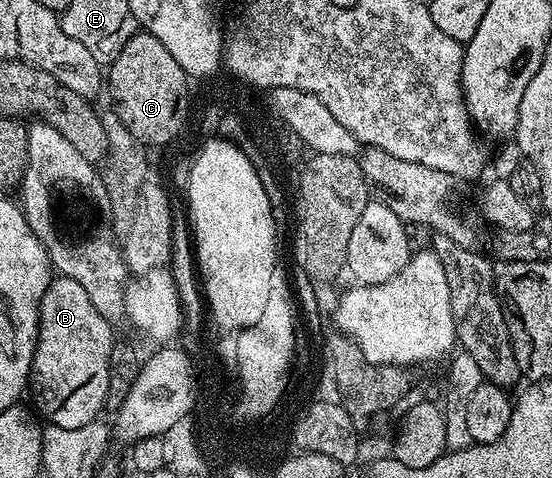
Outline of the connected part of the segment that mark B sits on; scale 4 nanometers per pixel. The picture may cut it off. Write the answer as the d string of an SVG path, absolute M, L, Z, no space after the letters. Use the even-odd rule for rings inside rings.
M63 276L53 277L48 283L40 301L40 331L36 337L32 371L28 377L30 398L32 394L36 401L35 409L41 419L58 428L82 428L82 424L90 424L101 417L110 384L108 365L114 345L112 330L113 323L105 320L102 312L98 312L98 308L90 304L90 296L86 296L82 284Z

